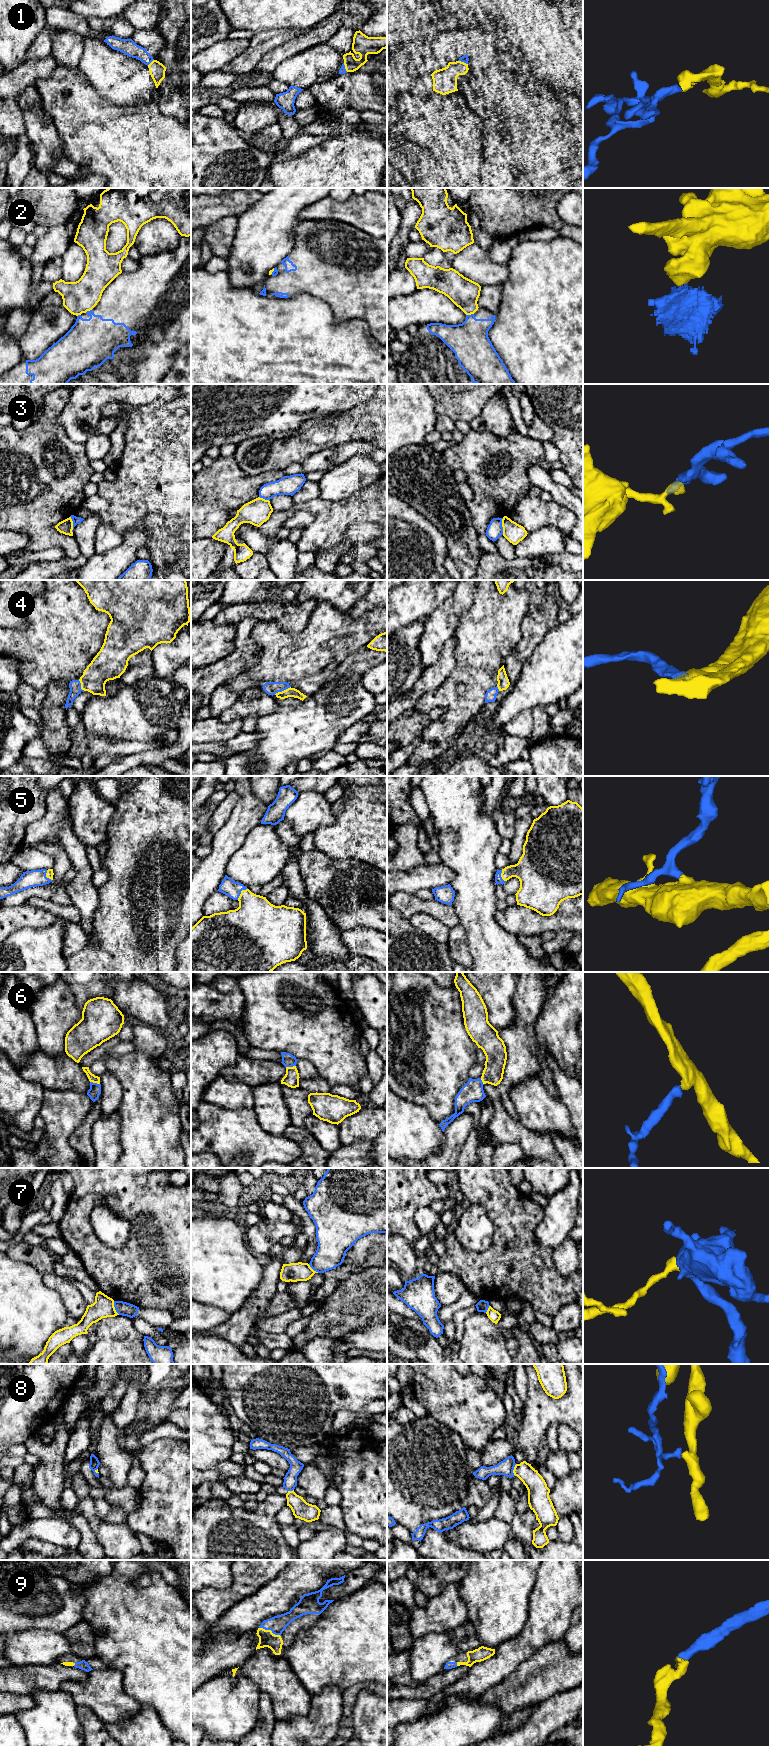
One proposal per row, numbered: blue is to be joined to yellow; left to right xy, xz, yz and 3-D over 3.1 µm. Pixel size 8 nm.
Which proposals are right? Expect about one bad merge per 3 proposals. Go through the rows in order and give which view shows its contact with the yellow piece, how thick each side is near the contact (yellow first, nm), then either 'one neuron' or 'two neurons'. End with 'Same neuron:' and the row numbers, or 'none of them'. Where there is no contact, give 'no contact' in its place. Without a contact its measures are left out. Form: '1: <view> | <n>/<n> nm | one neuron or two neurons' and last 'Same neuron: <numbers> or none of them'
1: yz | 190/60 nm | one neuron
2: yz | 240/300 nm | two neurons
3: yz | 160/130 nm | two neurons
4: xz | 80/110 nm | one neuron
5: xz | 360/130 nm | one neuron
6: xy | 60/100 nm | one neuron
7: xy | 170/110 nm | two neurons
8: yz | 160/120 nm | two neurons
9: xz | 130/140 nm | one neuron
Same neuron: 1, 4, 5, 6, 9

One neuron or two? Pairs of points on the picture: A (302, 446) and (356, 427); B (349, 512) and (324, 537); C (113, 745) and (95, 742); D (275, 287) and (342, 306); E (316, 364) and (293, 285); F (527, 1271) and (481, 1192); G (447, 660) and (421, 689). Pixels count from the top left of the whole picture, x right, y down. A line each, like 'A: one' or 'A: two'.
A: one
B: one
C: one
D: one
E: two
F: one
G: one

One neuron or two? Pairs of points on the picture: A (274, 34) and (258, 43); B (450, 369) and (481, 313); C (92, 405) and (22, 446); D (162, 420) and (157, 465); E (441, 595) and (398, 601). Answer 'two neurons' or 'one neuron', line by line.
A: one neuron
B: one neuron
C: two neurons
D: one neuron
E: one neuron

